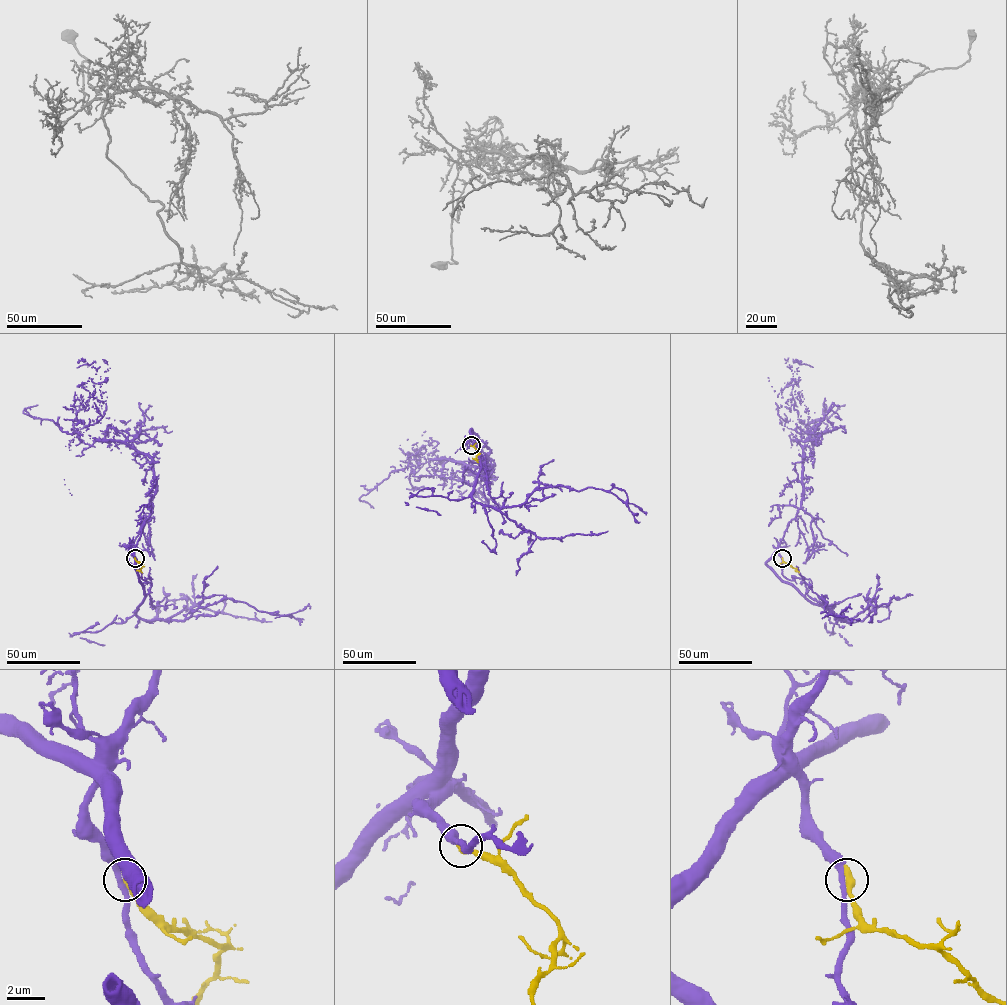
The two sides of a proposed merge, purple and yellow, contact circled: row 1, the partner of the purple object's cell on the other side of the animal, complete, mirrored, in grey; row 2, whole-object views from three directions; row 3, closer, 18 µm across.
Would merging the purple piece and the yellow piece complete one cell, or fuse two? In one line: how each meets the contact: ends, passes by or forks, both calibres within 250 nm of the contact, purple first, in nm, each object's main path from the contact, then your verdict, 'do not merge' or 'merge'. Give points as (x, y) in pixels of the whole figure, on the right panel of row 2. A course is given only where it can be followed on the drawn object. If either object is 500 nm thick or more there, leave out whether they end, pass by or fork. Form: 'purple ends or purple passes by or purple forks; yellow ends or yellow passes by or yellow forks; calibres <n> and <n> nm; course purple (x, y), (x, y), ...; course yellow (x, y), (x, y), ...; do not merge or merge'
purple passes by; yellow ends; calibres 300 and 440 nm; course purple (782, 559), (803, 492), (799, 441), (811, 427), (818, 439), (791, 434), (775, 402), (789, 367), (813, 367); course yellow (782, 559), (795, 570); merge

